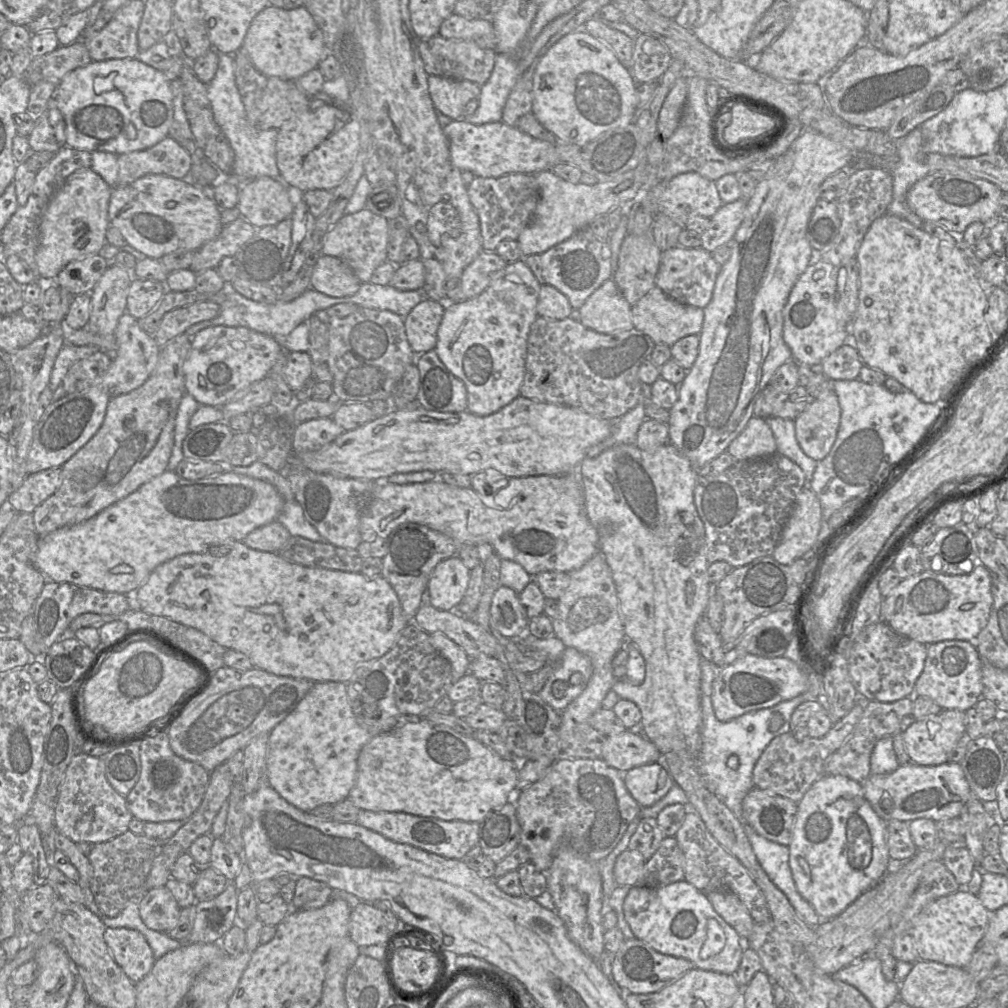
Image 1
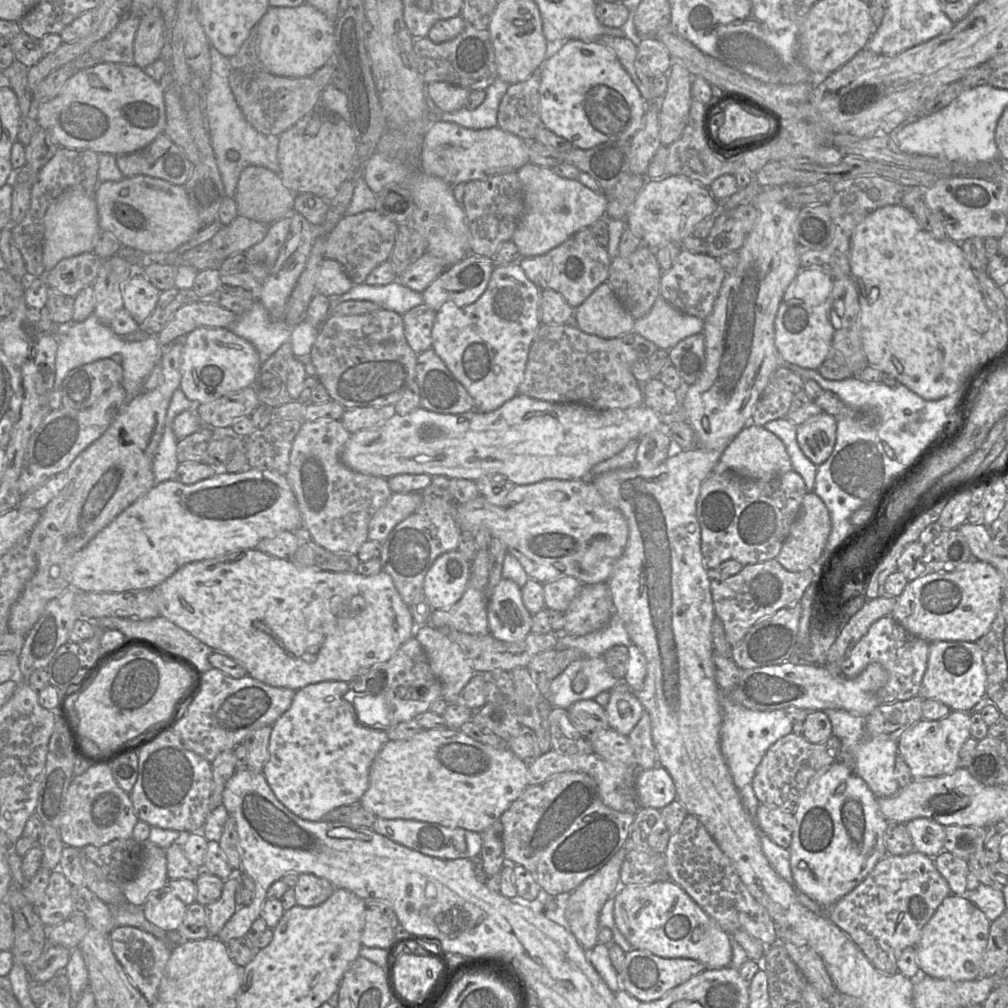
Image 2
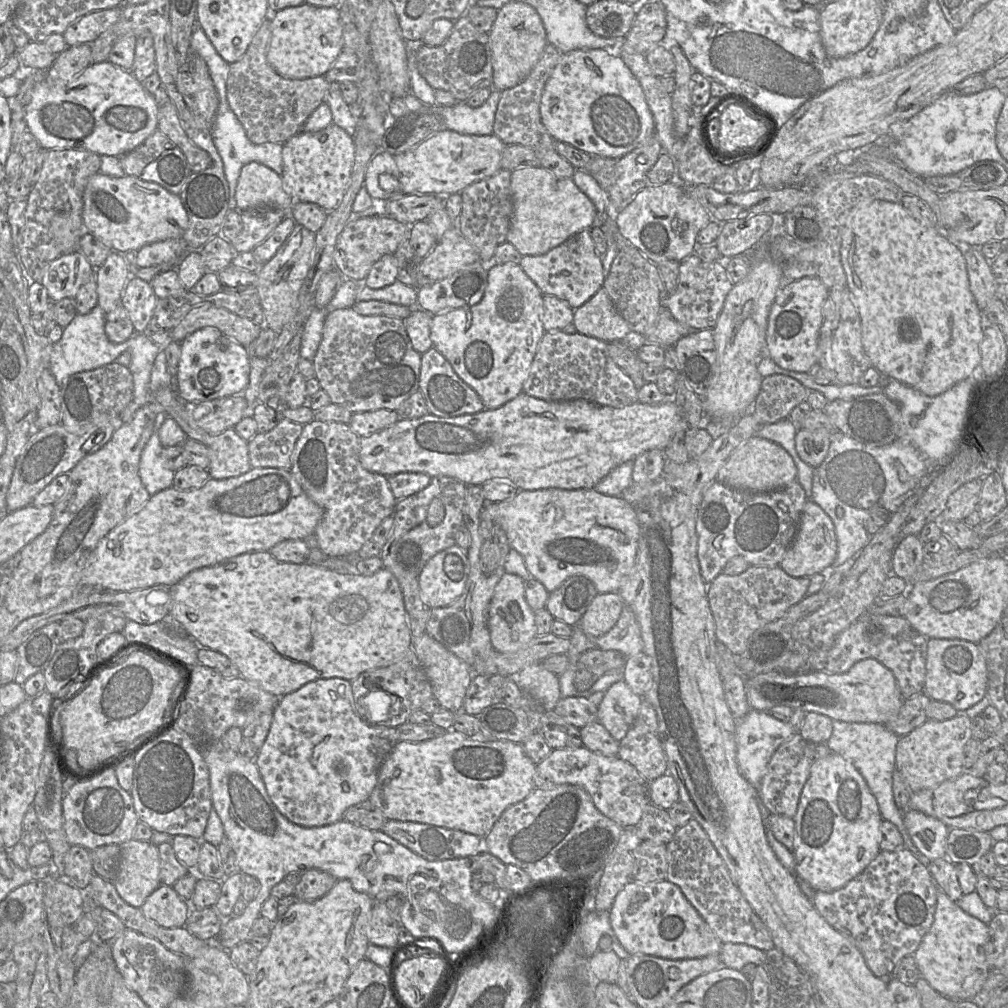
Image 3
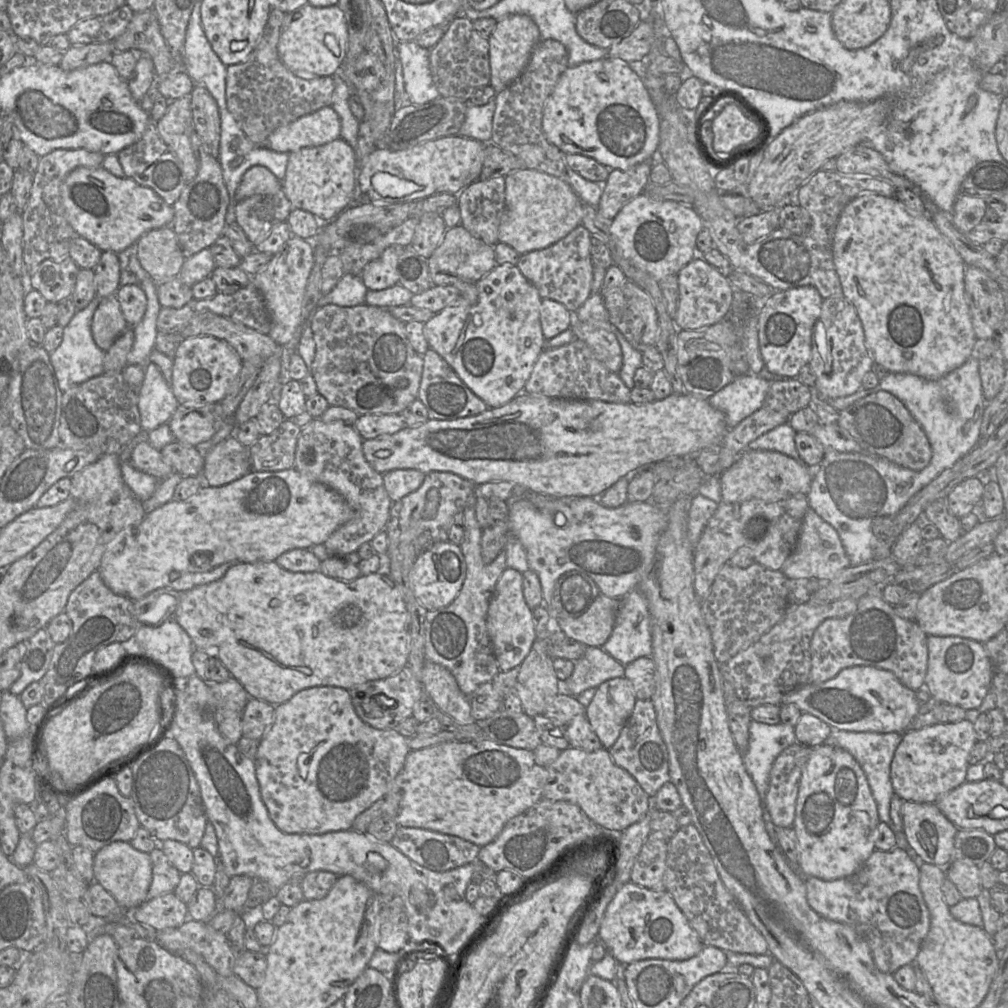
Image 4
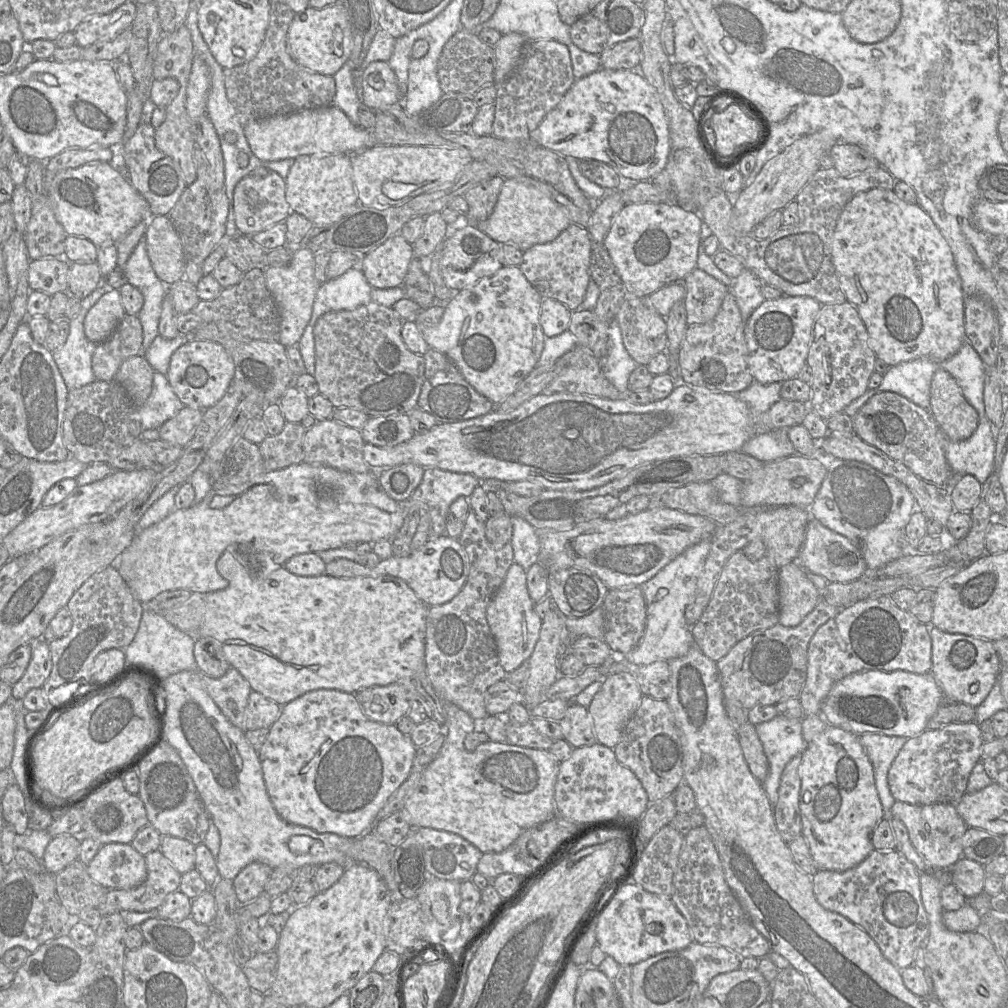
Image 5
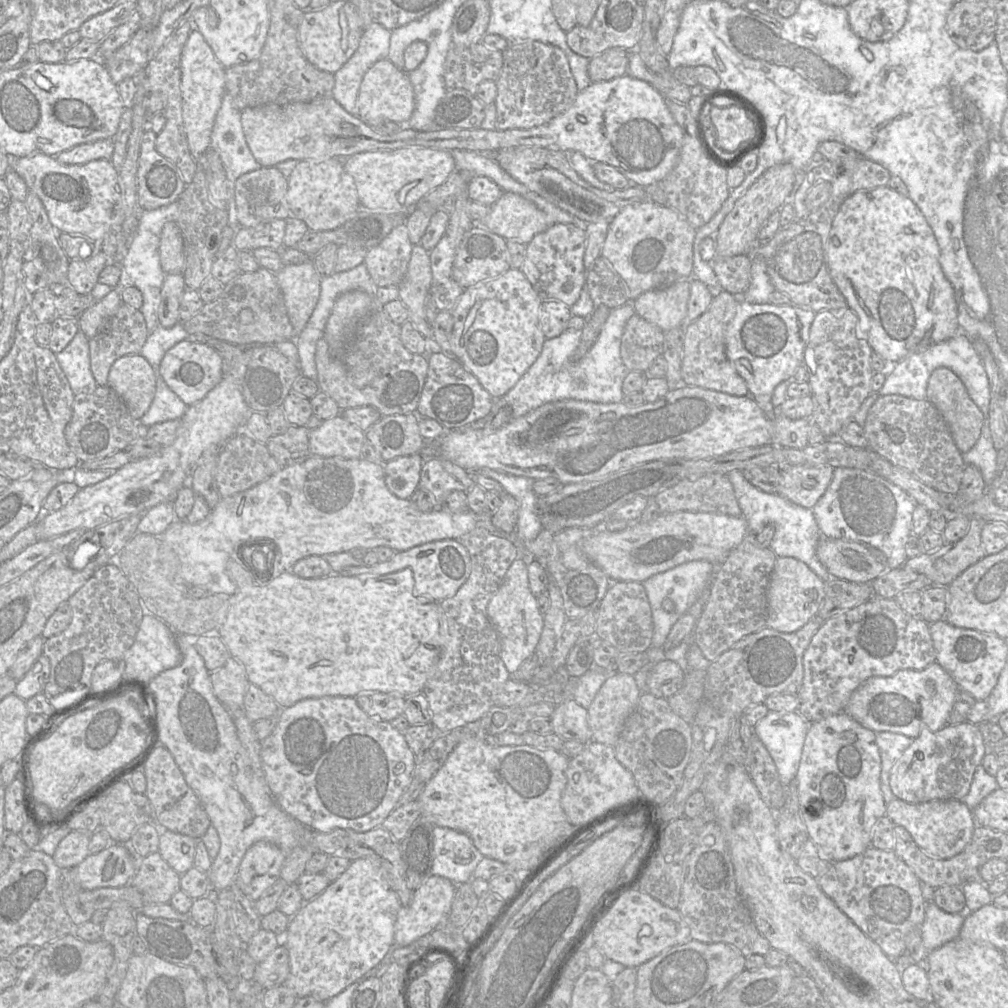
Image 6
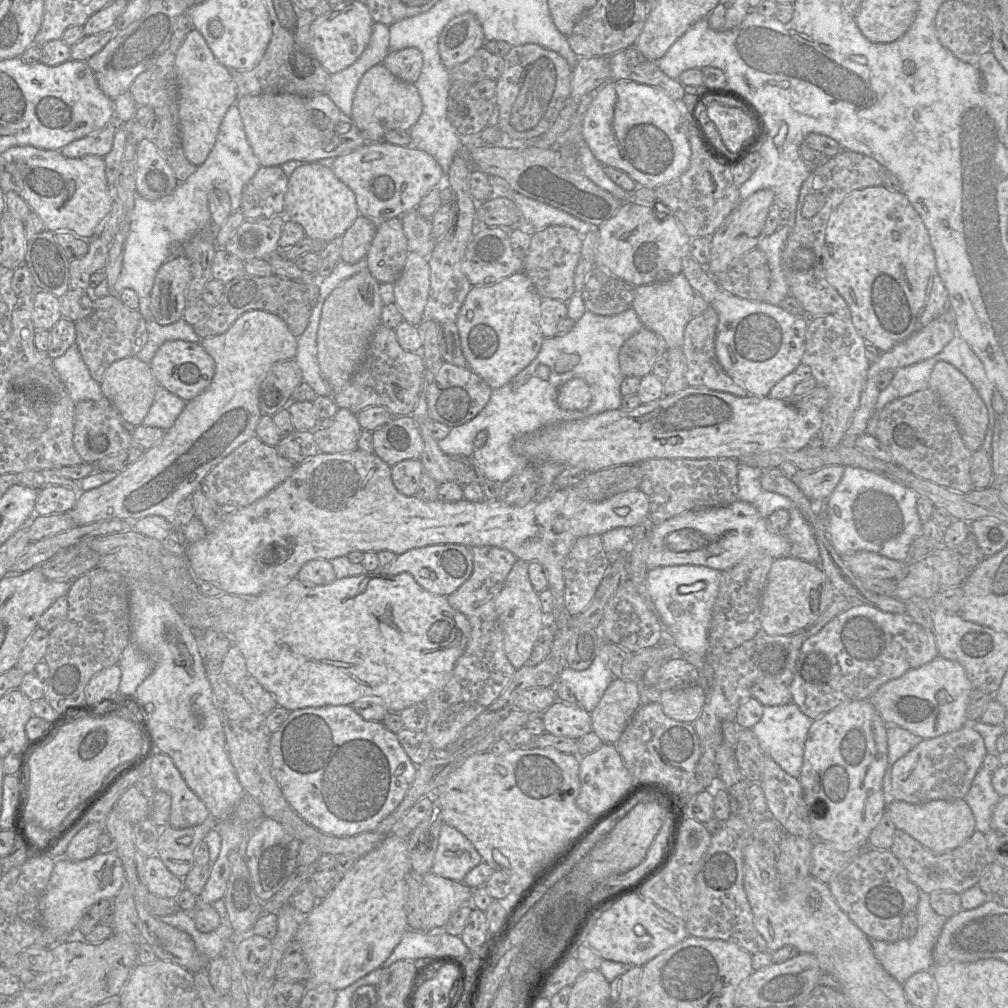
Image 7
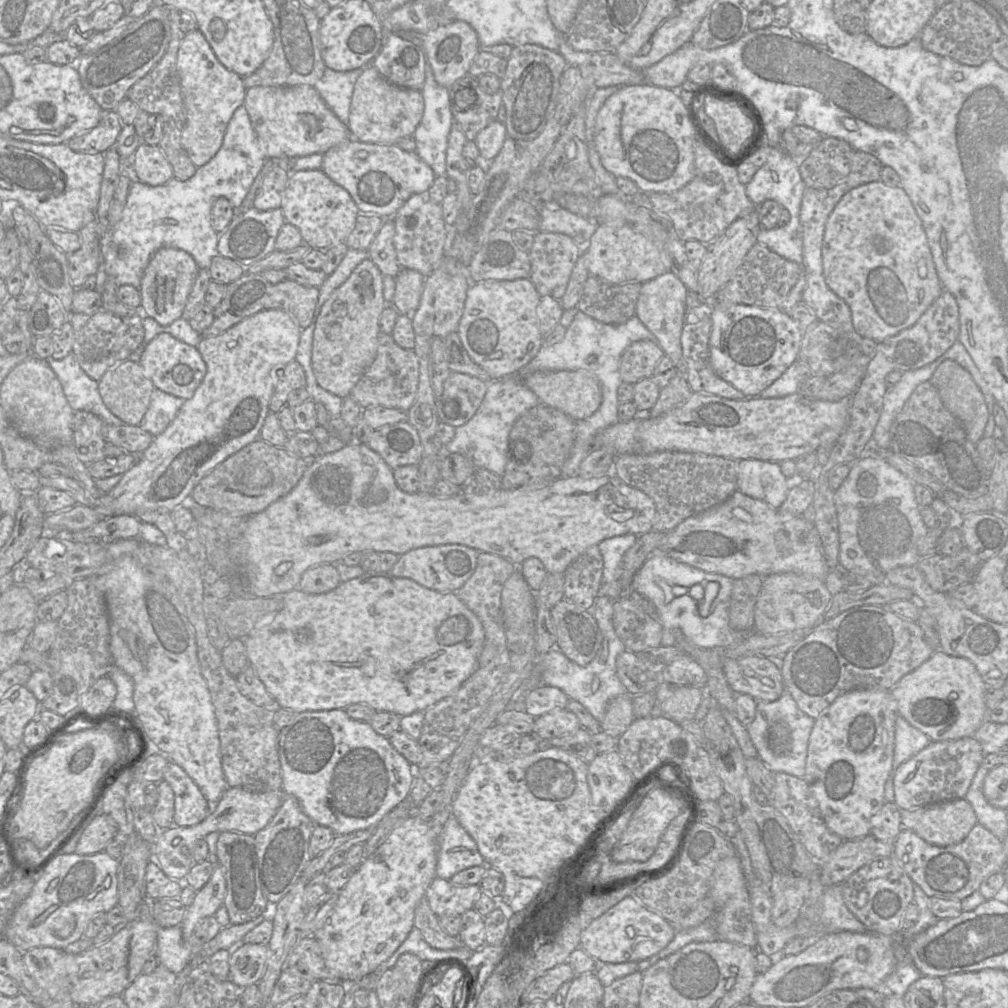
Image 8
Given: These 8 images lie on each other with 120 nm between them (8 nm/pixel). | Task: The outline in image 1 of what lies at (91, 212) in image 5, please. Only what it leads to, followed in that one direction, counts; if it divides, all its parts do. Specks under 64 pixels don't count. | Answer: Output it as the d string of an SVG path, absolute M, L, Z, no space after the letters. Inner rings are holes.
M147 174L128 185L112 187L108 218L128 245L159 259L176 250L198 250L214 239L223 228L221 210L212 197L212 186L198 187L188 179Z

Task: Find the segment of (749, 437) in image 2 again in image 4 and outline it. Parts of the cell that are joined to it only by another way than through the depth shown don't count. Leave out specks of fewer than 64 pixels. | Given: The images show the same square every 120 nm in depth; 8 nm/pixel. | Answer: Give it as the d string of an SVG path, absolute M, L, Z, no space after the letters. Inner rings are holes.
M746 449L740 454L737 461L720 475L722 501L735 503L758 499L766 502L776 502L797 493L807 495L811 487L812 478L813 475L809 467L799 464L792 457L777 451Z

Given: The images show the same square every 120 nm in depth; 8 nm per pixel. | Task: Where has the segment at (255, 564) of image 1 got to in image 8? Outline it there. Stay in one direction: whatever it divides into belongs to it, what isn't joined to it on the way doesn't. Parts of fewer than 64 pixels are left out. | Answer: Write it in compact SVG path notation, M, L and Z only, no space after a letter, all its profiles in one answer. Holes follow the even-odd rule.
M364 572L361 576L341 582L335 589L323 594L307 594L299 588L284 594L284 606L273 621L259 629L254 629L243 639L249 664L254 668L267 692L275 700L276 707L289 709L295 713L345 709L352 704L363 703L378 711L393 712L399 716L425 711L429 706L456 691L478 666L485 632L477 616L457 597L454 592L438 592L426 588L414 580L395 577L390 572Z

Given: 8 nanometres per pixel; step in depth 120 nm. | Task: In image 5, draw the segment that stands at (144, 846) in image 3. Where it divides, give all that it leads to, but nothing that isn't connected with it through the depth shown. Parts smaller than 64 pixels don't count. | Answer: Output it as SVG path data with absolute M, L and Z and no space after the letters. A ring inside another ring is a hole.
M130 844L102 845L86 866L89 876L107 889L131 889L147 877L145 856Z

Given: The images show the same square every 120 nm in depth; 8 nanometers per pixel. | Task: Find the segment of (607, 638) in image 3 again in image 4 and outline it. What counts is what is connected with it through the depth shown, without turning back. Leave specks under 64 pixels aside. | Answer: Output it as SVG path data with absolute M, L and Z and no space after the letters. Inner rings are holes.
M638 588L620 601L612 634L603 649L626 666L640 657L652 657L651 616L647 600Z

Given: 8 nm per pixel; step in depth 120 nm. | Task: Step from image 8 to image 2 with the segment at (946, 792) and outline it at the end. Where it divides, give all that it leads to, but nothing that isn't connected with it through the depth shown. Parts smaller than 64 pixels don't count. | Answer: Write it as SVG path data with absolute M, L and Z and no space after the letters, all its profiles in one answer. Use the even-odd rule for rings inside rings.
M952 710L940 720L923 718L906 730L898 739L898 753L908 765L912 780L947 775L959 767L960 749L970 736L969 712Z

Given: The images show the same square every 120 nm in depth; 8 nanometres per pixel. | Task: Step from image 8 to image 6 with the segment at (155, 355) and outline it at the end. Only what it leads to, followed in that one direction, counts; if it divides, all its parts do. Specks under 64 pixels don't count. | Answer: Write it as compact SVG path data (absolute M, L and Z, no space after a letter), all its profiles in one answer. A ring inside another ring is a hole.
M189 340L177 343L167 351L159 368L159 375L168 387L187 405L202 400L222 380L223 360L218 352L204 343Z

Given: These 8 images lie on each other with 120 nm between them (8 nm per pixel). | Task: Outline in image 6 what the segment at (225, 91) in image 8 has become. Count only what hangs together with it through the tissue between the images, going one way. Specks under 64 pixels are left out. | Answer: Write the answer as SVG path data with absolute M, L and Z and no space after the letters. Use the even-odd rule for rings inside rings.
M192 30L181 55L182 116L192 157L199 159L210 148L210 136L216 114L226 93L225 68L215 58L198 30Z

